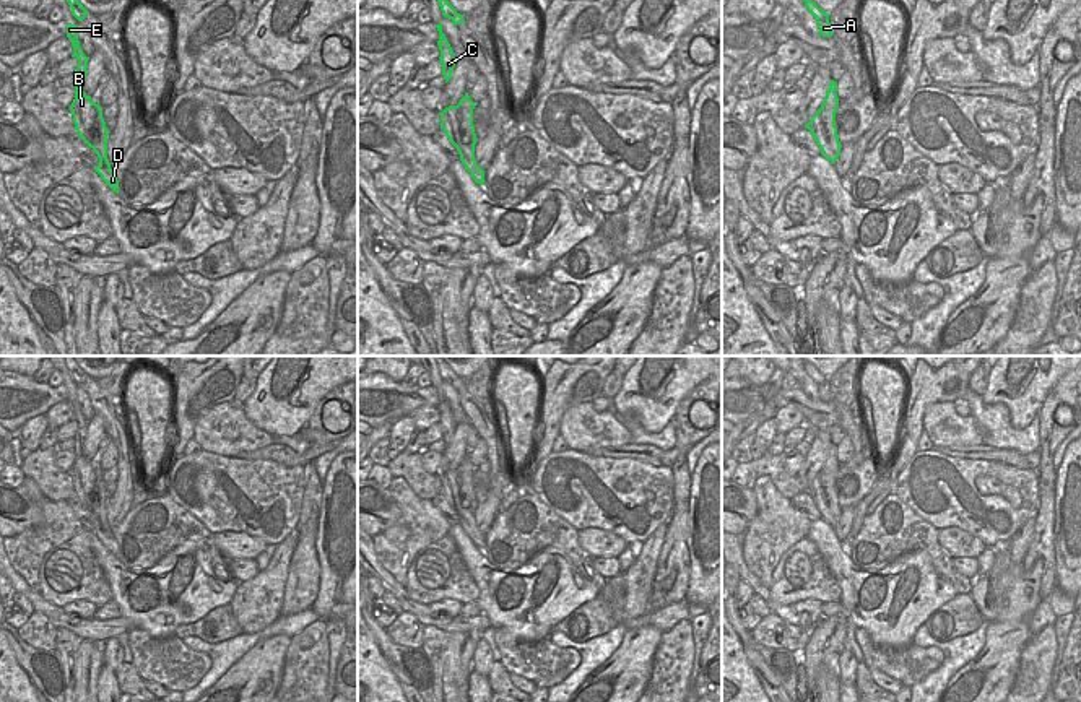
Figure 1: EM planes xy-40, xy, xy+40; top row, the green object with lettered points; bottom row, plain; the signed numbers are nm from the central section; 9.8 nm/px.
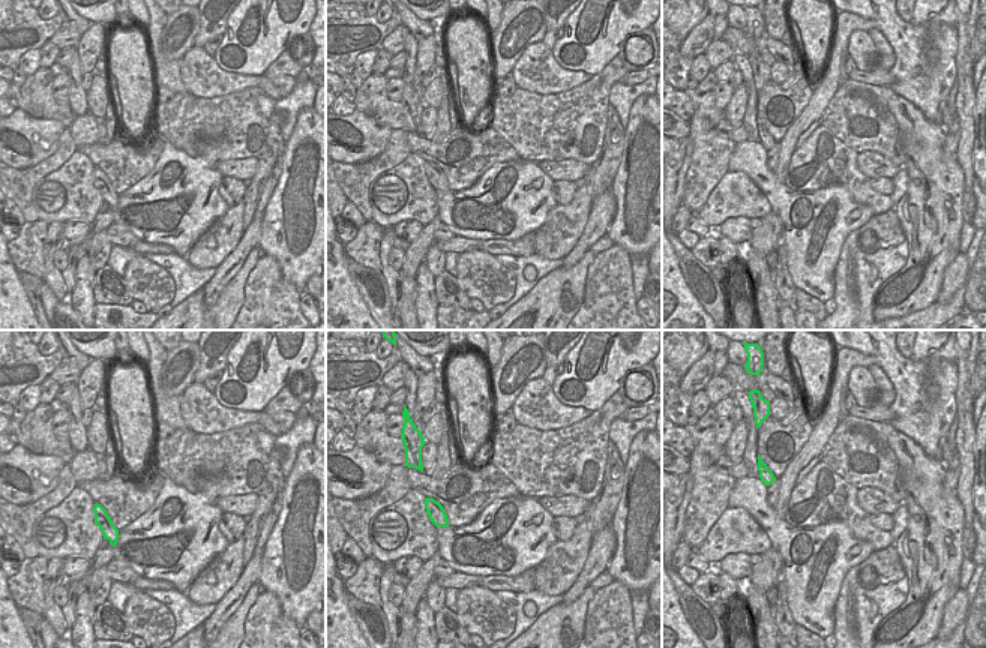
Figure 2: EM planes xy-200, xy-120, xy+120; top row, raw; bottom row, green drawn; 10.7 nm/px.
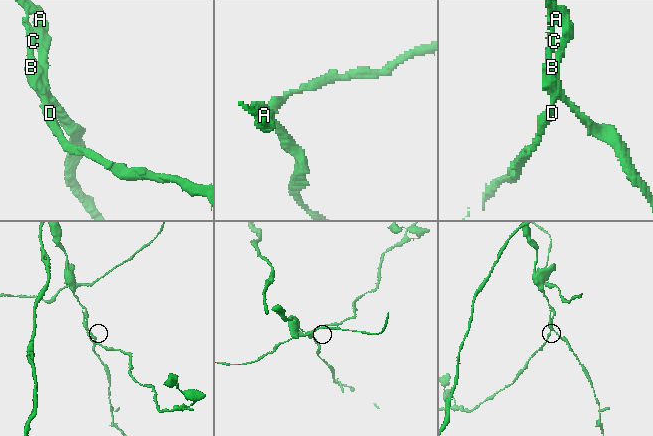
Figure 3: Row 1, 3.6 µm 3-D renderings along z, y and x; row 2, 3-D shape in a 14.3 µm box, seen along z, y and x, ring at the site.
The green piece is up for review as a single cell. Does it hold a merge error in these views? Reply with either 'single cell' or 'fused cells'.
fused cells

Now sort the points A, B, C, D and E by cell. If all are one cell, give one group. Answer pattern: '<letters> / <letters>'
A / B C D E

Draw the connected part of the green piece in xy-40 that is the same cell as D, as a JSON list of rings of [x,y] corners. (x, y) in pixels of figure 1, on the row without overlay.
[[[67,388],[67,401],[72,405],[73,419],[78,424],[75,434],[75,463],[70,470],[70,476],[73,479],[75,494],[80,502],[98,518],[99,528],[94,535],[101,540],[101,543],[119,559],[119,544],[111,533],[111,526],[107,523],[107,502],[99,492],[99,479],[98,470],[91,465],[83,455],[83,447],[86,442],[88,421],[83,418],[76,400],[76,388]]]

